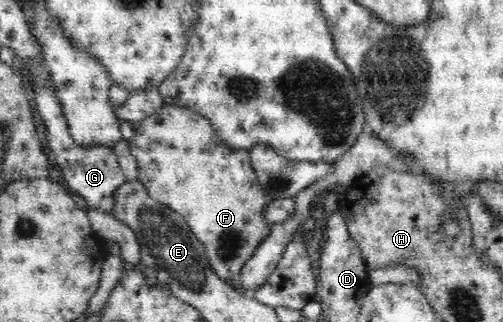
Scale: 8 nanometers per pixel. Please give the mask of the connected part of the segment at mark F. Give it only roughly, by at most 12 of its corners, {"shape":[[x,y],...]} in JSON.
{"shape":[[164,104],[127,141],[220,279],[268,237],[249,150]]}

